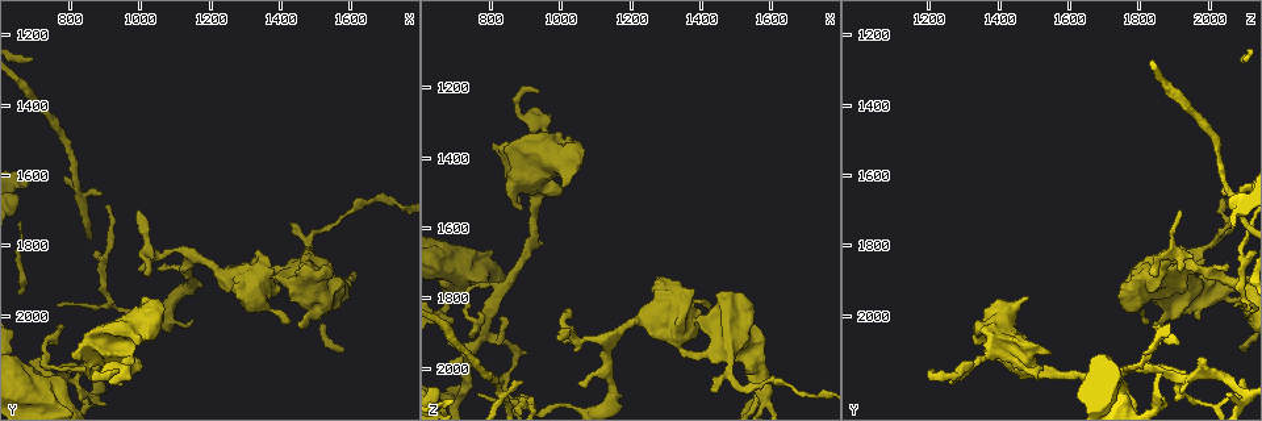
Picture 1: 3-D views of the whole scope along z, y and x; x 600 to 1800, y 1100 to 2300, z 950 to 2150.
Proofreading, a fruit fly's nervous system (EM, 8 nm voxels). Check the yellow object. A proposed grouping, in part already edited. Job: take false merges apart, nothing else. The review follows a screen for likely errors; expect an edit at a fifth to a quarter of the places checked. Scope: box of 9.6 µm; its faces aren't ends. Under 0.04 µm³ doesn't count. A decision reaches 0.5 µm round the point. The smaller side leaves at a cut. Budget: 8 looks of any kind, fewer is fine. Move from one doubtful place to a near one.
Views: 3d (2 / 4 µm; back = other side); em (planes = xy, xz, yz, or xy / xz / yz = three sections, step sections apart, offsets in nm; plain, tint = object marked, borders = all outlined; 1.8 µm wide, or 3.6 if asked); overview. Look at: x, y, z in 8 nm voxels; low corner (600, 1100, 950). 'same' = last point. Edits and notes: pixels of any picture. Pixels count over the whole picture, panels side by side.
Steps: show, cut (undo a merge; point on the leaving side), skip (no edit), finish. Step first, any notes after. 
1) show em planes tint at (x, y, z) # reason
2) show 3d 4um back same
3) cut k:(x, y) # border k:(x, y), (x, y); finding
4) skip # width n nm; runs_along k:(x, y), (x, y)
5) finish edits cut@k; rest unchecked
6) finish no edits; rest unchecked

show 3d 4um at (1510, 1920, 1930) # sudden change in width

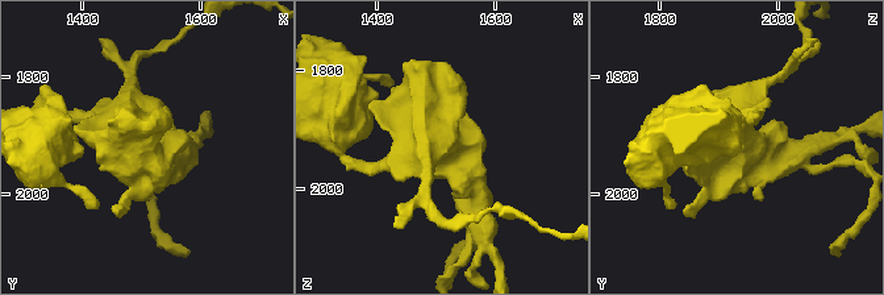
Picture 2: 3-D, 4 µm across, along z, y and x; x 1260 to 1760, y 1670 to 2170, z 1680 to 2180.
show em 3.6um xy step 8 tint at (1515, 1920, 1935)

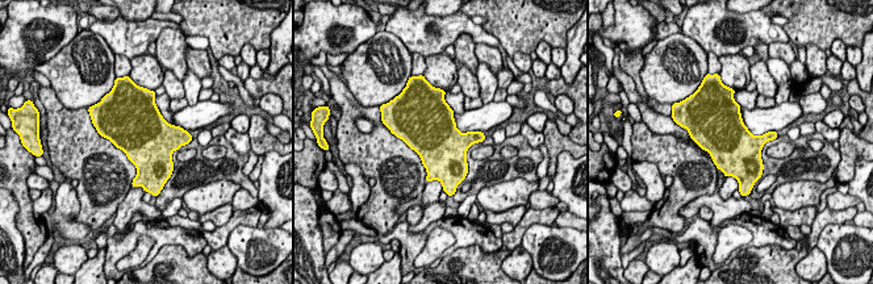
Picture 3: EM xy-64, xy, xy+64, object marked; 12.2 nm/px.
show em 3.6um planes tint same # cut it another way

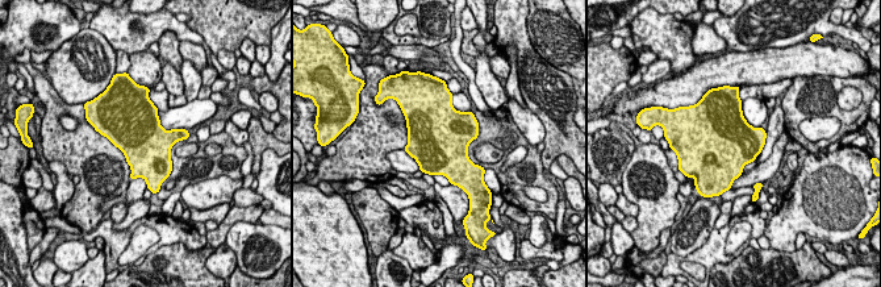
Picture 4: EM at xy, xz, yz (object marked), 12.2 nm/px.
skip # one neuron here

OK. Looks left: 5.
show em planes tint at (840, 1670, 2080) # two arms in line, one across

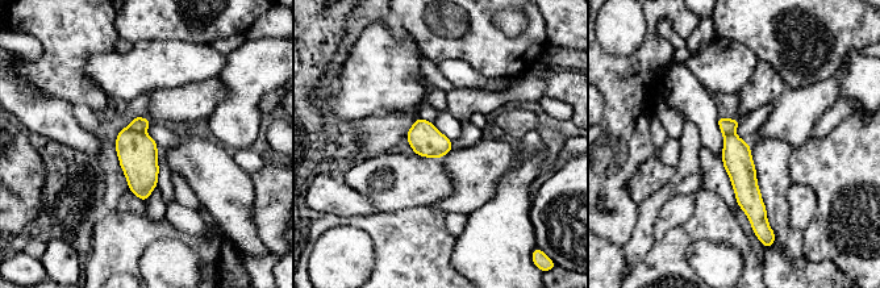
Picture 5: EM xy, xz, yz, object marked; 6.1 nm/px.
cut 5:(137, 154) # width 180 nm; part_leaving 5:(726, 137), (735, 150), (755, 221); two neurons meet here

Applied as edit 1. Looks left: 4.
show em 3.6um planes tint at (930, 2070, 1420) # thin arm on a thick one

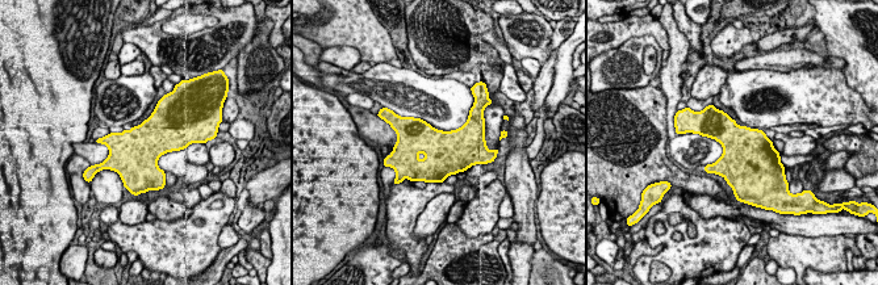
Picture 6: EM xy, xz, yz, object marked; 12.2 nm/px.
skip # one neuron here

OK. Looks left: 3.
finish edits cut@5; rest unchecked

